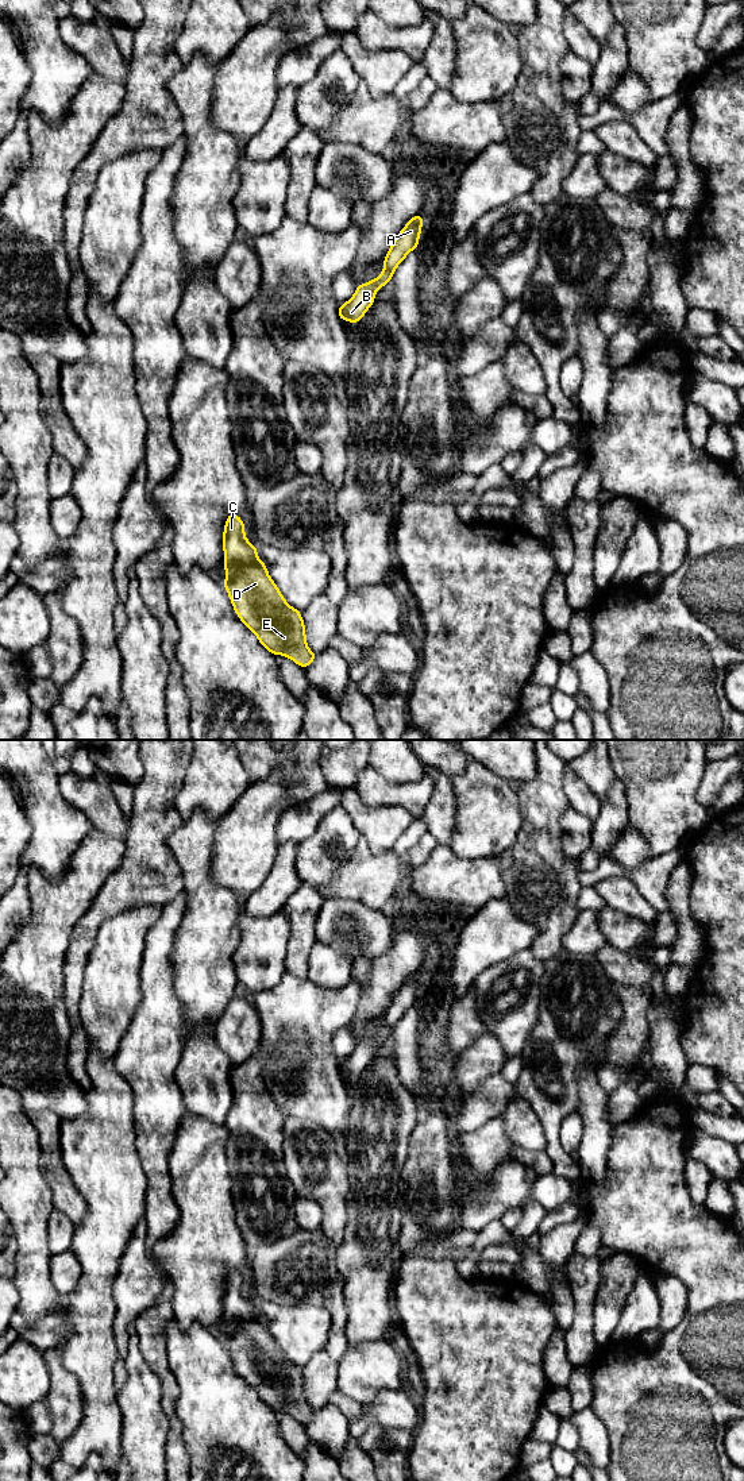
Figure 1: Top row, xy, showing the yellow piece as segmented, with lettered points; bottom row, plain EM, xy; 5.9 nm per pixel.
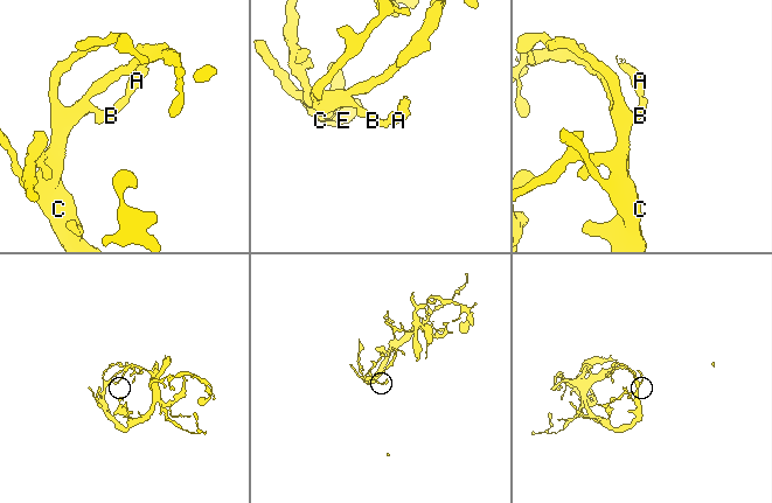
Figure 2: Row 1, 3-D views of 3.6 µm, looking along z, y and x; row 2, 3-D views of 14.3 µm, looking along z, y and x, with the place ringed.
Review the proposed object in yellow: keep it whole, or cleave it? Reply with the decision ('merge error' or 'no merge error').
merge error

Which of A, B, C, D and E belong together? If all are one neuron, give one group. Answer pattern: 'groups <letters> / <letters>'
groups A / B C D E

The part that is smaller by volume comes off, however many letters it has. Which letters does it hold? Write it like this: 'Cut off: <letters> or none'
Cut off: A

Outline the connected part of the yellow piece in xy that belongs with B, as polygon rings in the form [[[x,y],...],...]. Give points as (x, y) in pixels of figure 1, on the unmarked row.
[[[383,1025],[375,1035],[358,1041],[354,1052],[347,1058],[340,1060],[338,1068],[339,1075],[355,1081],[374,1060],[377,1046],[390,1035],[393,1035],[393,1027]]]

